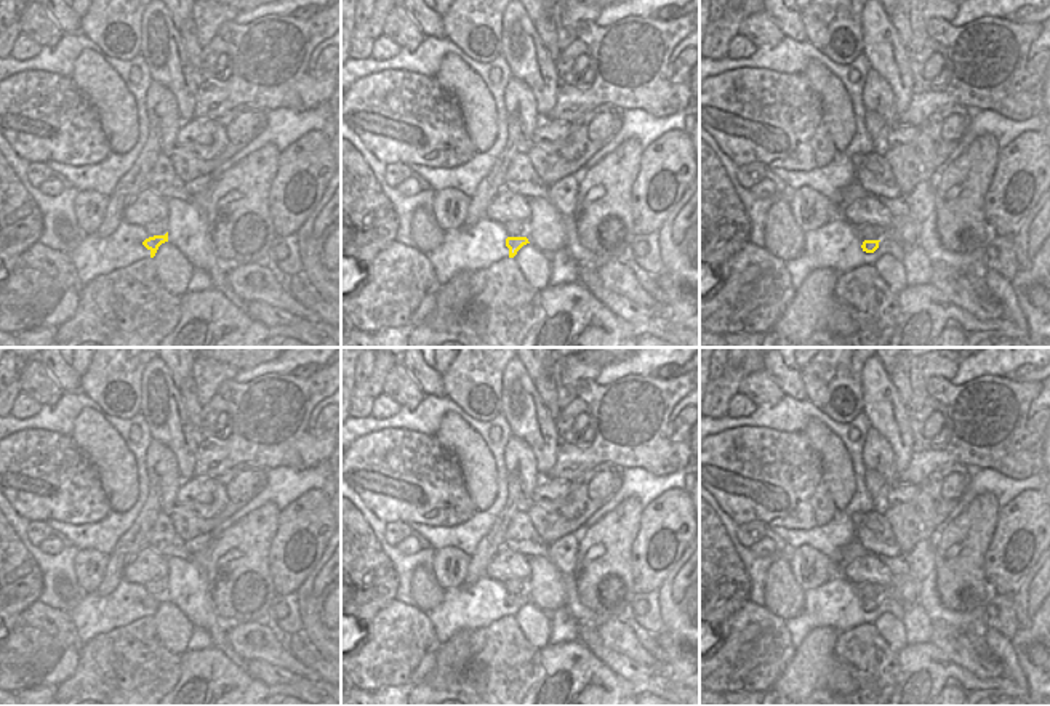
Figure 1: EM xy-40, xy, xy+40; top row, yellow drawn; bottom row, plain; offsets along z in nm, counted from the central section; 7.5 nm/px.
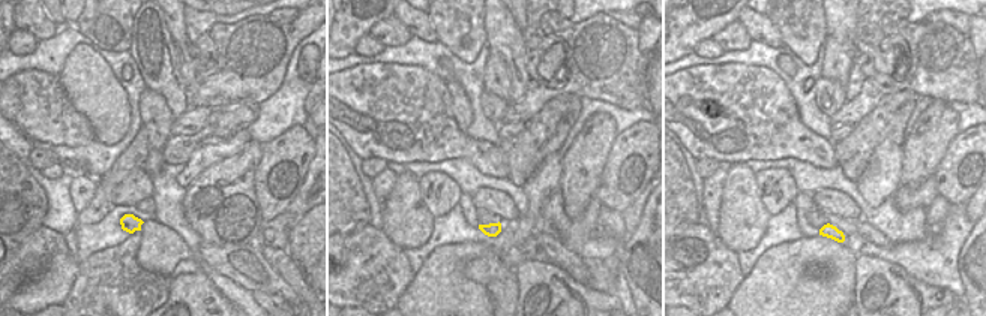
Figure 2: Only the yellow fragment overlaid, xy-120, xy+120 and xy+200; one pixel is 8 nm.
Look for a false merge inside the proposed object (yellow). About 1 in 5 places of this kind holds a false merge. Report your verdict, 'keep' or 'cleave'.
keep

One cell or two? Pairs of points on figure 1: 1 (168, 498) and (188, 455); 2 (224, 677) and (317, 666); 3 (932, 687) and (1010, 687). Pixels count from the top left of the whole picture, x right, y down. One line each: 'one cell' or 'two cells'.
1: two cells
2: two cells
3: one cell

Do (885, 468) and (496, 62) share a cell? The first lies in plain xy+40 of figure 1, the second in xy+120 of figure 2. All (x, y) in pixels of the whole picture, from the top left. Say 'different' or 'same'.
same

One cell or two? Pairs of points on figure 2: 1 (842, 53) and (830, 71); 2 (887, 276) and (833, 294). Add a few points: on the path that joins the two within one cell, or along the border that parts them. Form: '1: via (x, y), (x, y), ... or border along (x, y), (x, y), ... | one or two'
1: via (839, 57), (833, 66) | one
2: border along (857, 255), (854, 291) | two

